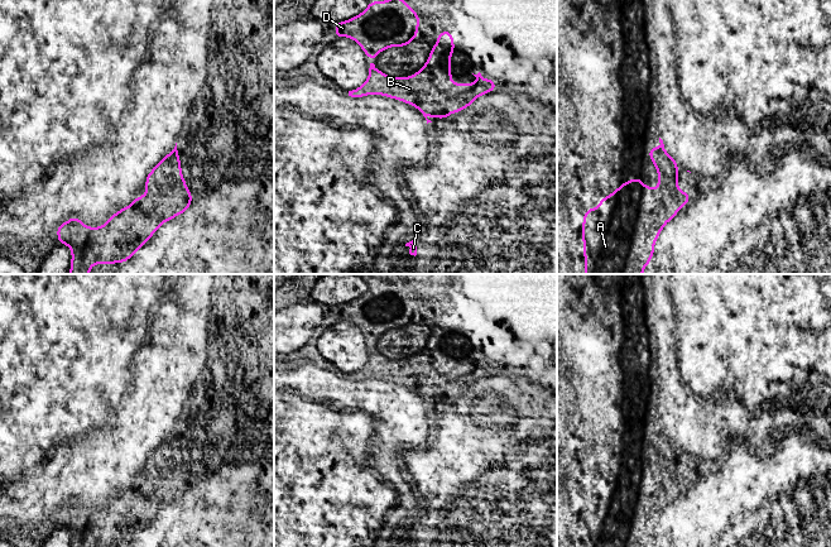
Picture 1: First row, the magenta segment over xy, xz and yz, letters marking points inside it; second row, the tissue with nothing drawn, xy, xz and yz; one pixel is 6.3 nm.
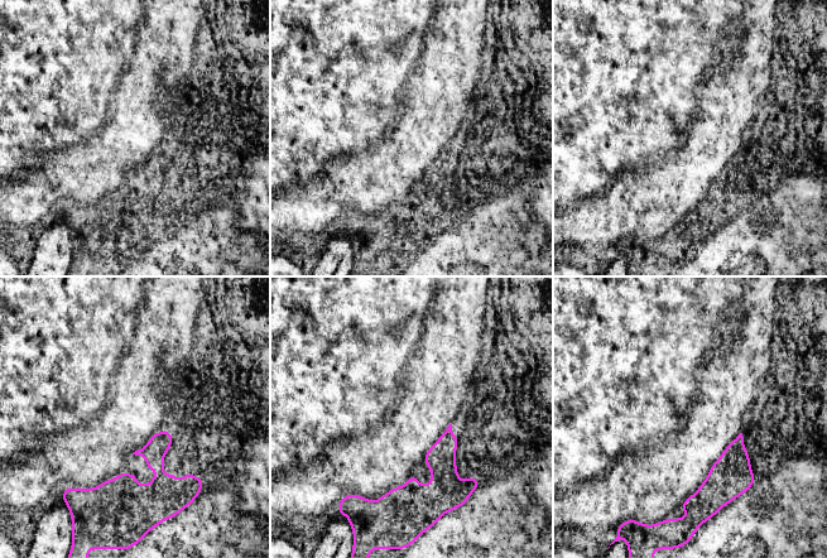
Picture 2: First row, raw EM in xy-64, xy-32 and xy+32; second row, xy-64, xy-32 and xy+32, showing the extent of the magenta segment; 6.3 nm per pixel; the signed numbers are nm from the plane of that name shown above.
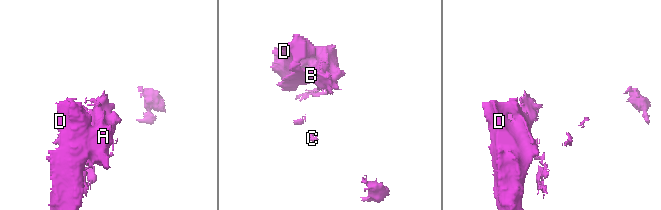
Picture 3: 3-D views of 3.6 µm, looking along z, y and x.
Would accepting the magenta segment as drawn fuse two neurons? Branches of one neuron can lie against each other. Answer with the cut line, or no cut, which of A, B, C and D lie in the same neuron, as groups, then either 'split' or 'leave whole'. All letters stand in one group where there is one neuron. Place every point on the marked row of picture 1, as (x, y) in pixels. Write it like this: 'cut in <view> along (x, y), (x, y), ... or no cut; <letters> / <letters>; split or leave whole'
cut in xy along (147, 192), (155, 200), (163, 200), (174, 206), (179, 212); A B D / C; split

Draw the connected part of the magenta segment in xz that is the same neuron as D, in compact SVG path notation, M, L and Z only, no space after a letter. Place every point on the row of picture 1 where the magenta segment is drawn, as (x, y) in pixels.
M404 0L368 1L368 9L356 16L335 23L335 38L349 37L355 40L371 61L389 47L408 47L418 38L419 15Z

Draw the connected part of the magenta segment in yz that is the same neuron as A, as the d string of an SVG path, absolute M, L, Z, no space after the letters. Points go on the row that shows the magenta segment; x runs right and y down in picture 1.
M630 178L601 198L596 208L586 208L582 219L583 274L643 274L654 255L654 244L672 210L662 200L661 188L645 187L643 178Z

